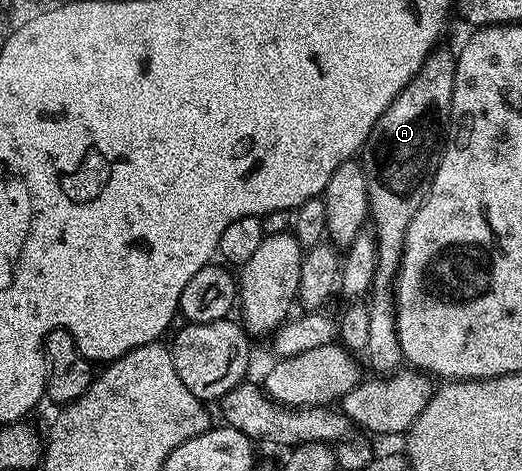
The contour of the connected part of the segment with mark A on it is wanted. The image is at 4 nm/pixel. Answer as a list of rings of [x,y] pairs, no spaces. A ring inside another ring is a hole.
[[[445,46],[438,47],[425,59],[425,65],[419,74],[393,99],[387,110],[375,122],[369,139],[359,156],[359,162],[365,167],[367,190],[369,191],[369,214],[371,228],[377,238],[377,273],[373,276],[371,297],[373,304],[368,305],[371,314],[369,338],[363,353],[363,360],[369,363],[370,373],[392,374],[402,367],[403,357],[399,338],[397,337],[397,306],[395,303],[395,277],[401,263],[401,254],[405,250],[407,226],[411,226],[411,218],[423,206],[427,194],[431,190],[431,182],[435,178],[435,170],[439,170],[441,153],[445,147],[445,134],[449,126],[451,98],[455,90],[455,66],[457,57]]]

